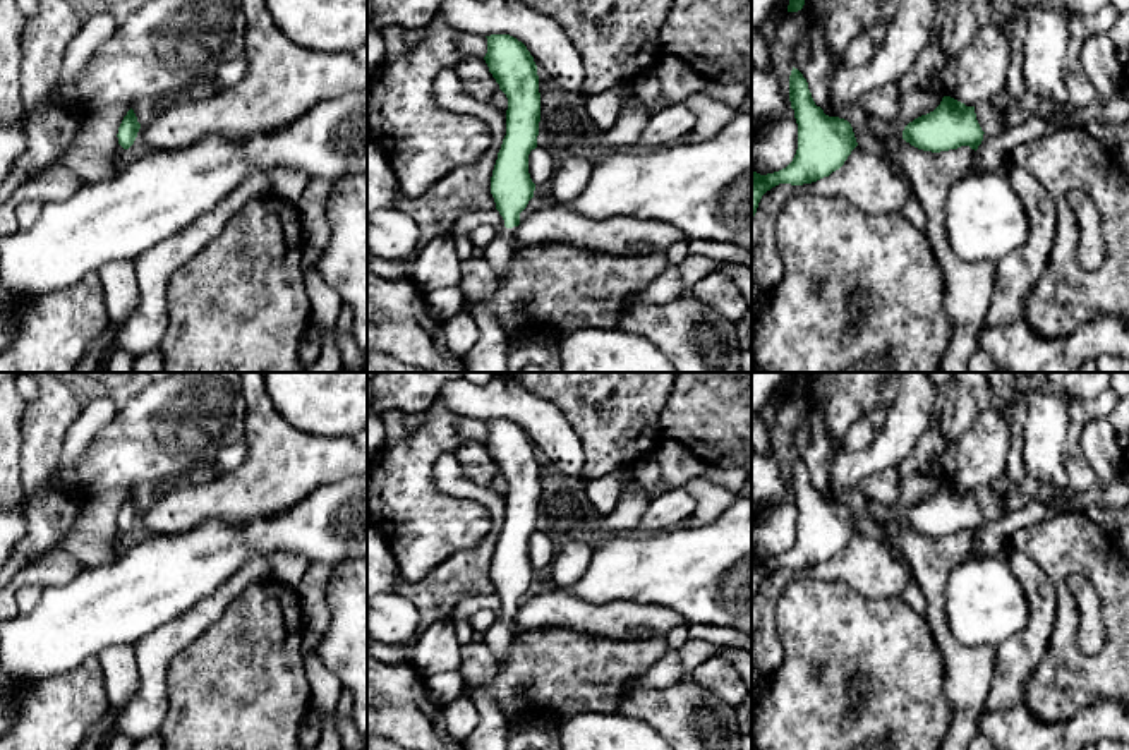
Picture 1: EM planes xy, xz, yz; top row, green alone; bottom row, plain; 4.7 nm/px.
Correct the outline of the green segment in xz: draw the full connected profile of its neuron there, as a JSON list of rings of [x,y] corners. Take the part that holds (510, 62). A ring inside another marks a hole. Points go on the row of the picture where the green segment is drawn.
[[[491,34],[484,57],[489,72],[508,98],[506,136],[491,177],[491,194],[501,218],[501,230],[484,247],[484,259],[498,276],[511,264],[511,239],[520,213],[534,197],[535,184],[528,173],[528,154],[537,148],[540,122],[539,76],[527,46],[510,34]]]

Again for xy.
[[[130,108],[124,117],[117,134],[118,144],[115,149],[115,158],[120,165],[132,158],[130,146],[134,144],[139,129],[141,129],[141,124],[137,122],[134,110]]]

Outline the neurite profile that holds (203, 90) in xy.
[[[214,79],[199,81],[182,93],[173,93],[170,96],[158,100],[156,110],[165,112],[172,105],[208,100],[220,94],[221,91],[223,89],[214,82]]]

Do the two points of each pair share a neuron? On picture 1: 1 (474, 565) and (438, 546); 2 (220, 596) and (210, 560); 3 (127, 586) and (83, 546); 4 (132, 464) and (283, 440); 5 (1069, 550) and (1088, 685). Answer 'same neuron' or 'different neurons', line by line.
1: different neurons
2: different neurons
3: different neurons
4: different neurons
5: same neuron

